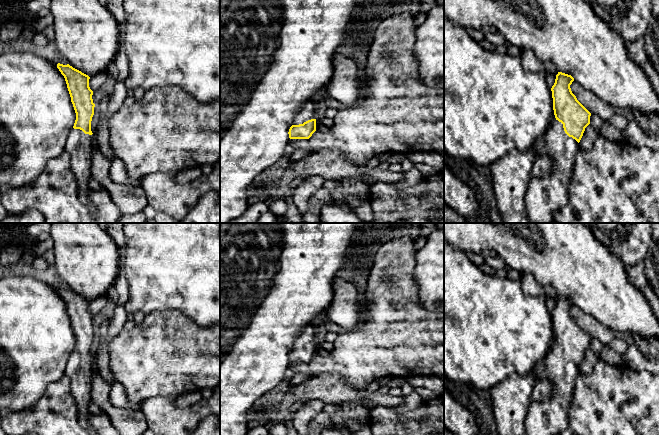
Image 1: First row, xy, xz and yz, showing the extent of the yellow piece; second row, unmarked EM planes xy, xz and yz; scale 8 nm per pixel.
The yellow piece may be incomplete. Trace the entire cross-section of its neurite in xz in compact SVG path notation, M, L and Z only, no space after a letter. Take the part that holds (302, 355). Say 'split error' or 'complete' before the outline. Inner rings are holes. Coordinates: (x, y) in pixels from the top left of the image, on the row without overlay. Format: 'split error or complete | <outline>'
split error | M312 324L306 326L302 333L295 339L293 349L289 353L290 363L309 363L316 355L317 328Z

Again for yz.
split error | M558 296L555 307L551 312L555 346L544 359L544 377L553 387L550 399L532 402L526 418L527 435L558 435L567 427L568 411L574 394L575 381L578 377L579 366L585 352L590 348L591 337L577 324L570 309L574 305L571 299Z

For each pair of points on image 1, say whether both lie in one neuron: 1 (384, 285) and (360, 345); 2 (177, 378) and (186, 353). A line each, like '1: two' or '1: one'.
1: one
2: one

